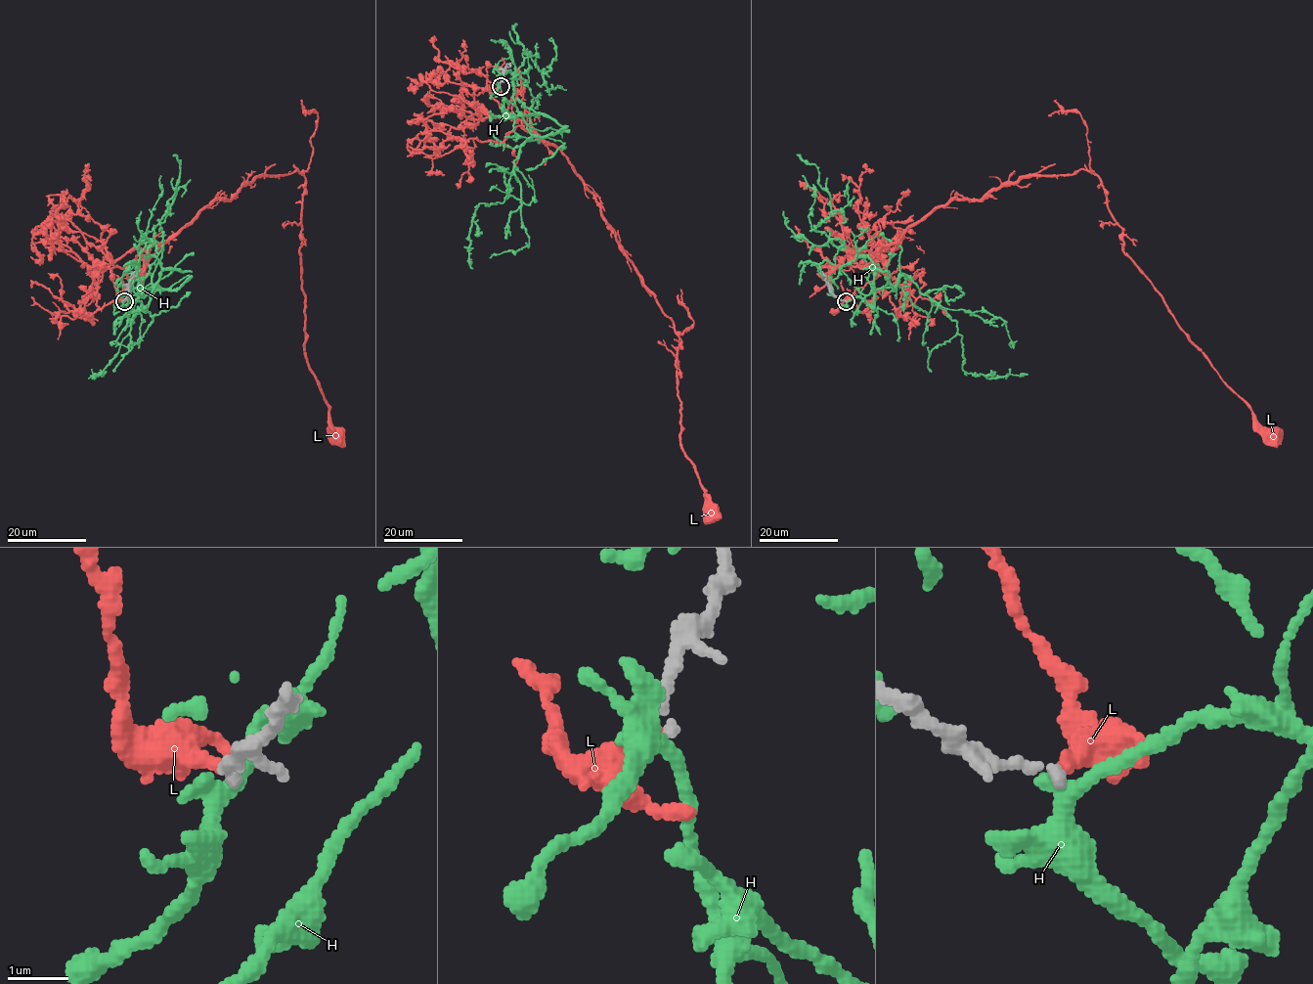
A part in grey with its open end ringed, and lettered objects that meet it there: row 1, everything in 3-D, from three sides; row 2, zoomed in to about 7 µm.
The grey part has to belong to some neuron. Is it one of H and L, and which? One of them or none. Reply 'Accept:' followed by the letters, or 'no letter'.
Accept: no letter

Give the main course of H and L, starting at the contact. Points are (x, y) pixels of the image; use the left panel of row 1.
H: (123, 301), (144, 293), (137, 264), (153, 239), (137, 248), (161, 265), (151, 302), (139, 309), (143, 340)
L: (123, 301), (113, 267), (254, 178), (297, 169), (305, 180), (304, 354), (335, 437)

